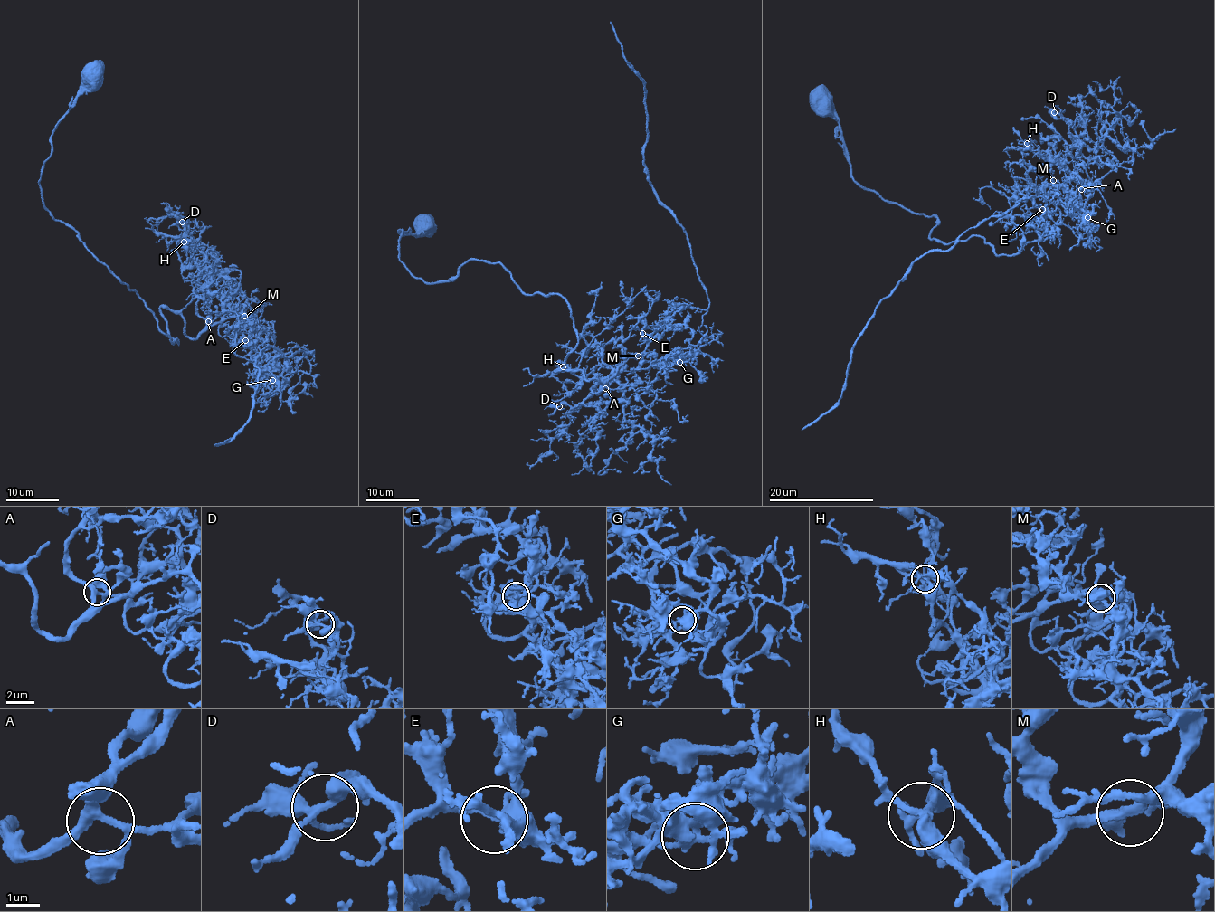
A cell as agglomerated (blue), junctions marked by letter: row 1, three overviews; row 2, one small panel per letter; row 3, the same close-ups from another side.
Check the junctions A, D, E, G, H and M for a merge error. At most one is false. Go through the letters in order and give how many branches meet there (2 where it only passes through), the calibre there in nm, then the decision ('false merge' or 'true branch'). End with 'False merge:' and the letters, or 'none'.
A: branches 4; calibre 280 nm; true branch
D: branches 4; calibre 280 nm; true branch
E: branches 4; calibre 360 nm; true branch
G: branches 4; calibre 220 nm; false merge
H: branches 4; calibre 240 nm; true branch
M: branches 4; calibre 240 nm; true branch
False merge: G

